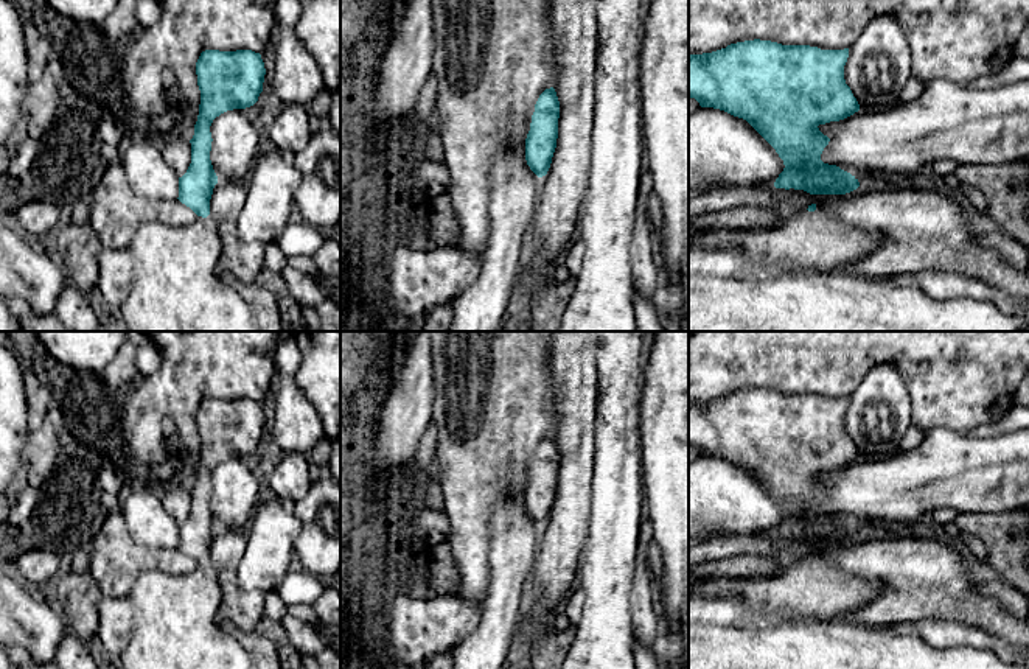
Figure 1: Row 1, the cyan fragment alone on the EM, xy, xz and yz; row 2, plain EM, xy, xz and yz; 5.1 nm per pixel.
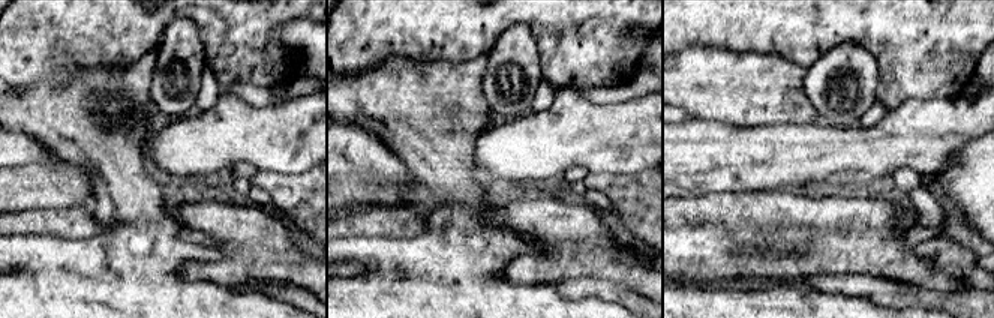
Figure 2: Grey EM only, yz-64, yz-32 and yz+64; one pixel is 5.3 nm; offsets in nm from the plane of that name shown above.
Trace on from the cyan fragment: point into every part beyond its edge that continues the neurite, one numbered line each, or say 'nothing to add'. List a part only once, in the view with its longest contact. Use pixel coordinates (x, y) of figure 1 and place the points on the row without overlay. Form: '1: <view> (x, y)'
1: yz (795, 612)

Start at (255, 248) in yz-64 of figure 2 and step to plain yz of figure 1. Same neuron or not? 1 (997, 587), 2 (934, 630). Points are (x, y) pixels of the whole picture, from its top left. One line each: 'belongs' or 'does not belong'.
1: does not belong
2: does not belong

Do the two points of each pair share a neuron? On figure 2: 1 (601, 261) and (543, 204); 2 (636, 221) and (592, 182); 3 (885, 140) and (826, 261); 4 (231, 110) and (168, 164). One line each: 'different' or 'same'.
1: same
2: same
3: different
4: same

